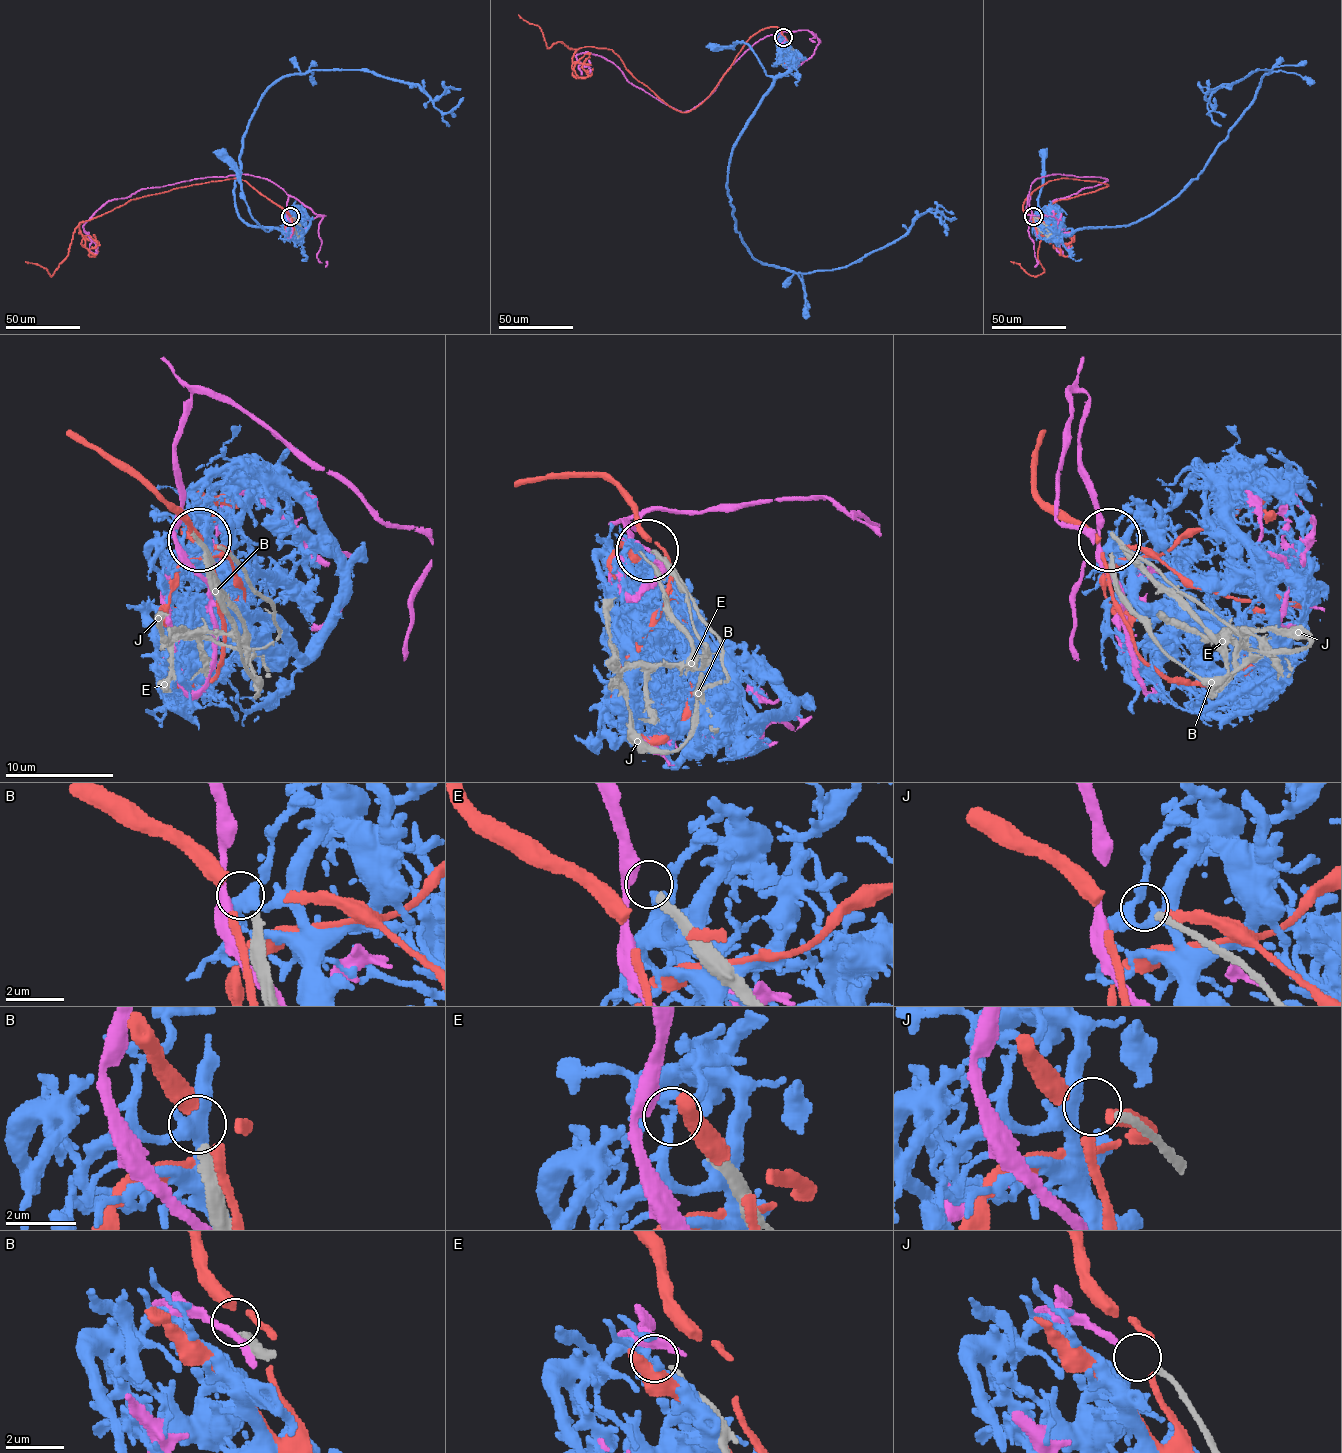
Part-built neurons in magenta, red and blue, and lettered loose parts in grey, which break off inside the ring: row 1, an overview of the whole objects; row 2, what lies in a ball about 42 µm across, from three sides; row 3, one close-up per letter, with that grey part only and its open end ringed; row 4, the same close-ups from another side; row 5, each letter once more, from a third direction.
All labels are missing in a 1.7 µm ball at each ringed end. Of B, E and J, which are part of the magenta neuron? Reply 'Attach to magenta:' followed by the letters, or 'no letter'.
Attach to magenta: E

